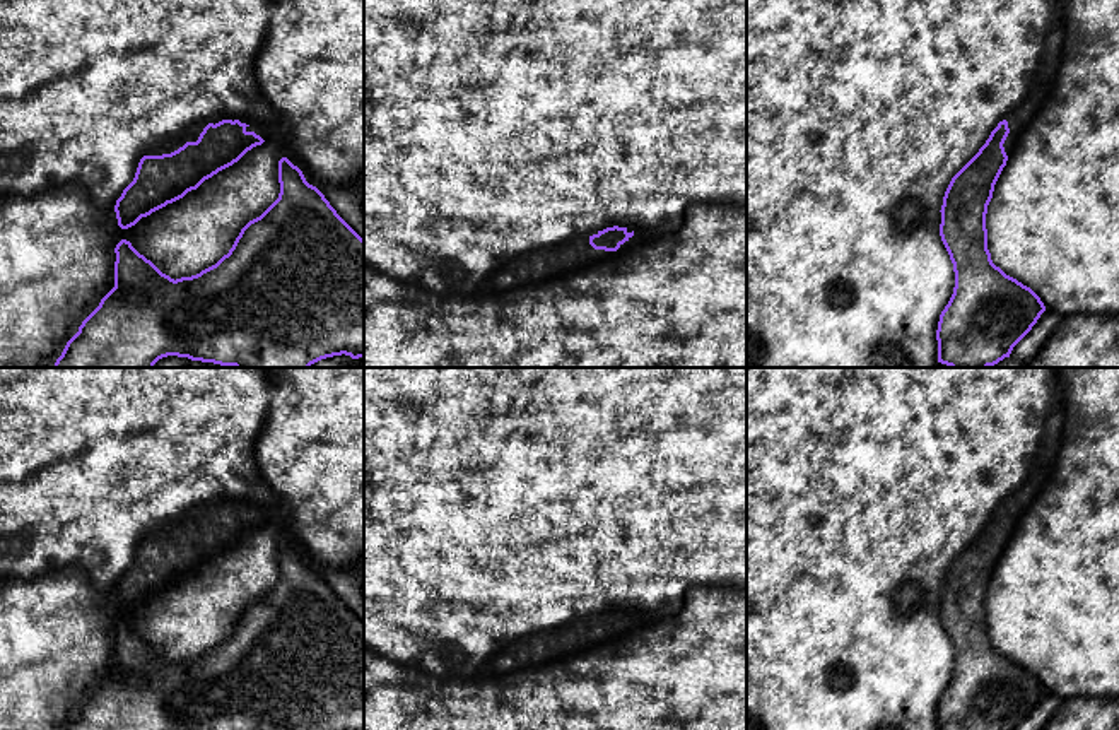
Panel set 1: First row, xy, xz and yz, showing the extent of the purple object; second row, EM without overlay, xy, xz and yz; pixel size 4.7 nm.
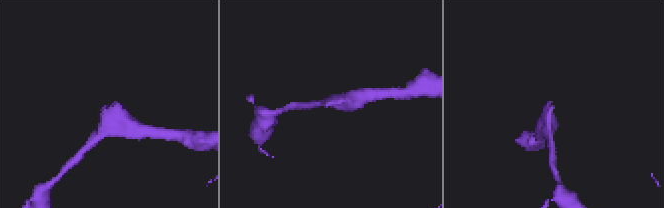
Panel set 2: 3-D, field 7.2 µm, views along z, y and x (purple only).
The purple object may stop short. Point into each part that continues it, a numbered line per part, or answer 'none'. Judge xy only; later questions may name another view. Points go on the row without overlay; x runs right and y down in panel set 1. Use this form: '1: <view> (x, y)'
1: xy (192, 517)

